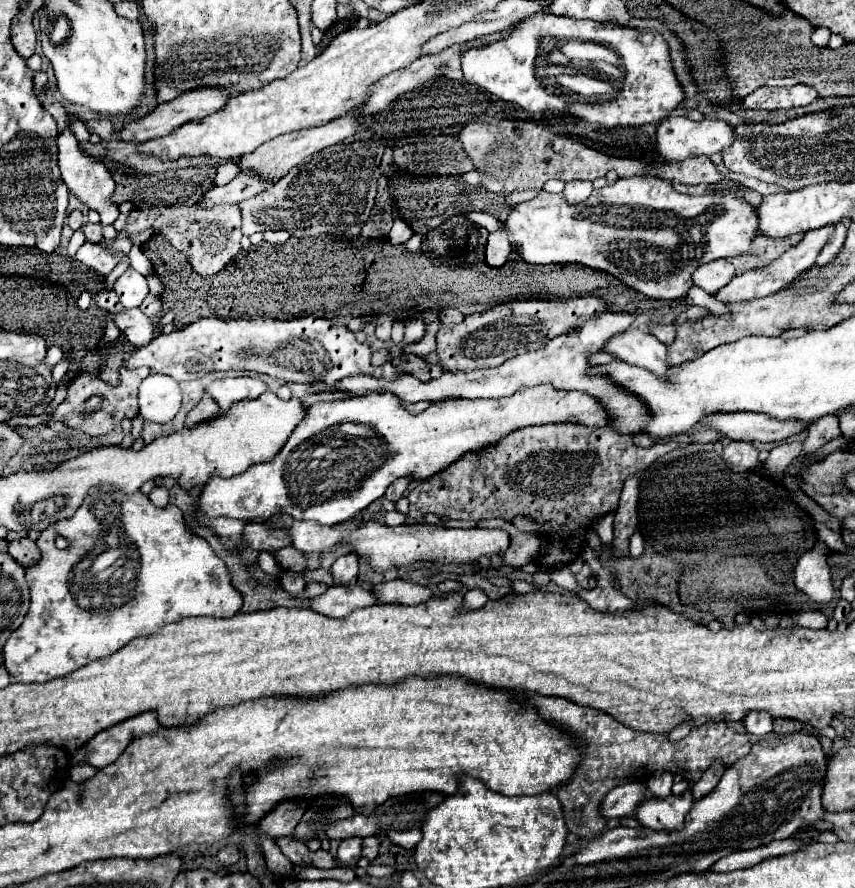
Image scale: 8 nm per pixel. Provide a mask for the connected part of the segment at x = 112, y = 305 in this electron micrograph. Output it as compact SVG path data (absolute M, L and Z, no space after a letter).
M105 289L97 295L93 295L93 301L105 311L121 311L123 309L121 303L115 303L115 291L113 289Z

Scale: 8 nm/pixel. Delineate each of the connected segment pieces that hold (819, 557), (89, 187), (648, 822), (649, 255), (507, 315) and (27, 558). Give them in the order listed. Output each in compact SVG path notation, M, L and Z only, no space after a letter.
M815 545L807 551L795 567L795 585L817 603L829 603L833 597L831 573L823 545Z
M65 127L63 133L58 135L58 166L61 172L61 177L65 181L65 185L69 187L71 193L77 195L79 201L87 203L89 209L95 209L101 215L101 225L111 225L115 223L115 219L119 217L119 209L115 205L111 205L111 201L107 201L111 197L111 193L115 191L115 181L111 179L111 173L107 171L107 167L103 163L93 161L91 157L87 157L87 153L81 153L81 147L71 127Z
M691 785L683 795L669 795L665 799L647 797L637 809L637 823L655 831L675 831L683 827L691 805Z
M629 177L629 179L619 179L615 181L613 185L607 185L603 189L595 189L591 193L591 197L579 205L569 205L565 195L563 193L547 193L547 191L539 191L537 197L533 197L531 201L525 201L525 203L519 203L511 209L507 221L503 221L505 229L503 231L495 231L489 235L489 241L487 241L487 265L489 267L503 267L507 263L513 261L513 255L517 253L519 259L523 263L579 263L579 265L585 265L585 267L591 267L595 271L603 271L603 273L609 273L613 277L617 277L623 285L647 295L647 297L653 297L653 299L681 299L687 295L687 291L691 289L693 281L691 281L691 275L697 267L709 263L709 261L715 261L715 259L727 259L727 257L737 257L737 255L743 255L749 251L751 247L751 241L755 239L755 233L757 233L757 215L755 215L755 207L751 207L747 201L739 199L739 197L733 197L733 195L701 195L701 197L693 197L693 195L681 195L677 193L669 181L663 181L663 179L655 179L655 177Z
M573 297L565 301L545 301L545 299L523 299L507 301L491 307L483 313L473 313L465 317L461 325L443 327L439 341L443 343L441 365L445 371L473 371L481 367L499 367L507 359L535 351L549 339L573 331L587 323L593 315L605 313L605 303L597 297Z
M29 537L11 541L11 543L9 543L9 553L11 553L13 559L17 559L23 567L29 567L35 559L39 559L39 549L37 549L35 541L31 541Z

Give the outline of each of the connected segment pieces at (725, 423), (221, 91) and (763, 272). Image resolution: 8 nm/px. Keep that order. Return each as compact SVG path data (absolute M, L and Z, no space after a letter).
M717 413L703 417L699 423L715 427L731 441L749 441L749 443L785 441L809 427L809 423L795 423L795 419L779 421L763 413Z
M203 87L203 89L195 89L195 91L187 91L183 95L179 95L177 99L169 101L169 103L163 103L163 105L157 105L151 113L147 113L145 117L137 119L137 121L131 121L127 123L121 131L119 131L119 137L123 141L139 141L139 143L145 143L145 141L151 141L151 139L157 139L157 137L165 137L169 135L173 129L181 127L183 123L189 123L189 121L195 121L195 119L201 119L201 117L207 117L215 111L219 111L227 99L229 99L229 91L225 87Z
M827 225L823 229L815 229L815 231L807 231L805 237L797 245L793 245L789 251L785 251L779 259L771 261L765 267L755 267L755 269L745 271L743 275L733 277L733 281L729 285L725 285L719 293L715 293L715 299L721 303L737 303L737 301L745 301L745 299L765 297L765 295L771 295L771 293L783 289L787 283L791 283L795 279L795 275L801 275L803 271L807 271L809 267L815 265L815 257L819 255L823 245L829 241L833 231L835 231L833 225Z

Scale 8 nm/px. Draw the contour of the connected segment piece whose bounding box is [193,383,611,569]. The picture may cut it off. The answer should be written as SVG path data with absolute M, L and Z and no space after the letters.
M551 383L535 385L535 387L519 387L513 395L503 399L445 399L431 403L421 413L411 413L403 407L401 399L391 393L373 393L363 397L351 397L341 401L323 401L313 403L303 423L291 433L285 447L267 463L251 465L245 473L225 479L213 477L203 485L199 501L193 505L193 517L199 525L209 527L223 543L225 549L237 553L241 565L245 569L257 565L257 551L251 551L247 543L243 543L243 527L247 523L267 523L273 515L283 513L299 513L301 521L313 519L321 525L339 525L351 519L357 511L363 511L367 505L385 495L387 487L399 479L409 477L413 481L425 481L443 469L447 469L453 461L463 455L477 453L481 455L485 449L497 445L509 433L529 427L529 425L547 425L547 423L575 423L587 425L591 429L611 425L609 413L603 403L581 391L563 391L551 387Z

